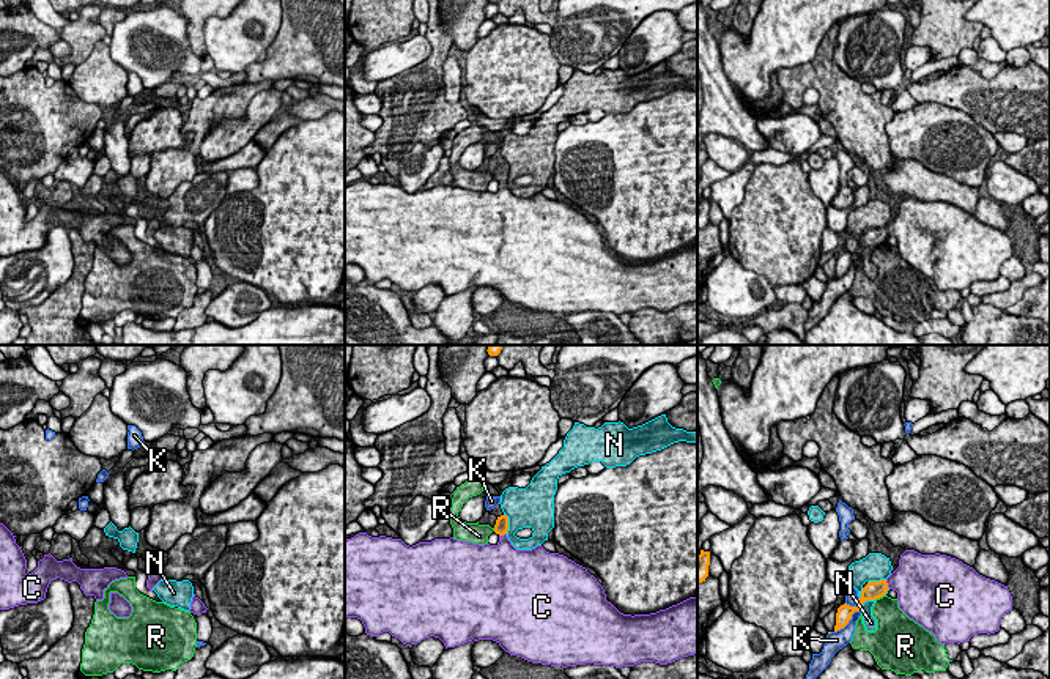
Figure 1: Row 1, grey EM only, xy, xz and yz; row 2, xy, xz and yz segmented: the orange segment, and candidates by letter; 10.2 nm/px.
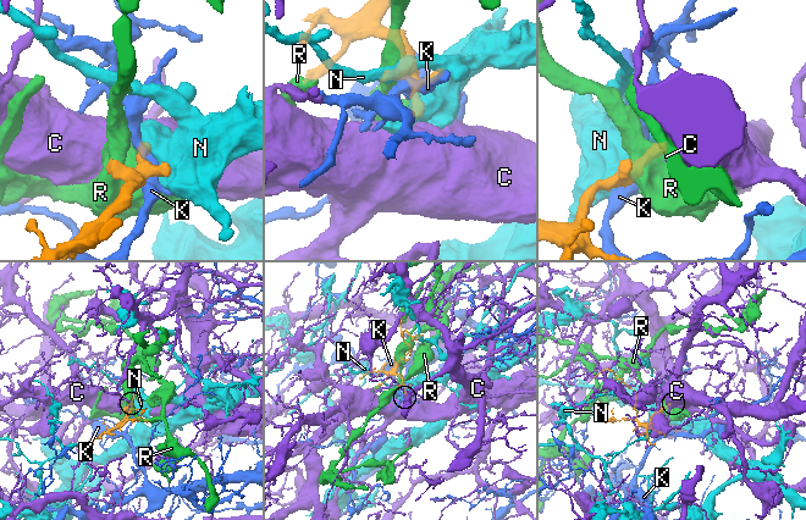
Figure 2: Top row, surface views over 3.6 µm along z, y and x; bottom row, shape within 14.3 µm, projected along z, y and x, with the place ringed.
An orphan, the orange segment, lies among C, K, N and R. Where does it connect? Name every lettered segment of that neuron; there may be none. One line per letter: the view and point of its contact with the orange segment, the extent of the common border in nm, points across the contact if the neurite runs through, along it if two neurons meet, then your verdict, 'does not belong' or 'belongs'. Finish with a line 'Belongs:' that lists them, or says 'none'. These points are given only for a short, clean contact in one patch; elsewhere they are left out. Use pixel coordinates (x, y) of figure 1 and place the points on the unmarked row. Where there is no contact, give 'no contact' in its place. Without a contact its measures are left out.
C: meets orange in yz at (887, 232); contact 110 nm long; runs through yz (874, 237), (887, 232), (910, 227); belongs
K: meets orange in yz at (849, 267); contact 360 nm long; does not belong
N: meets orange in xz at (507, 170); contact 220 nm long; does not belong
R: meets orange in yz at (880, 243); contact 100 nm long; does not belong
Belongs: C

